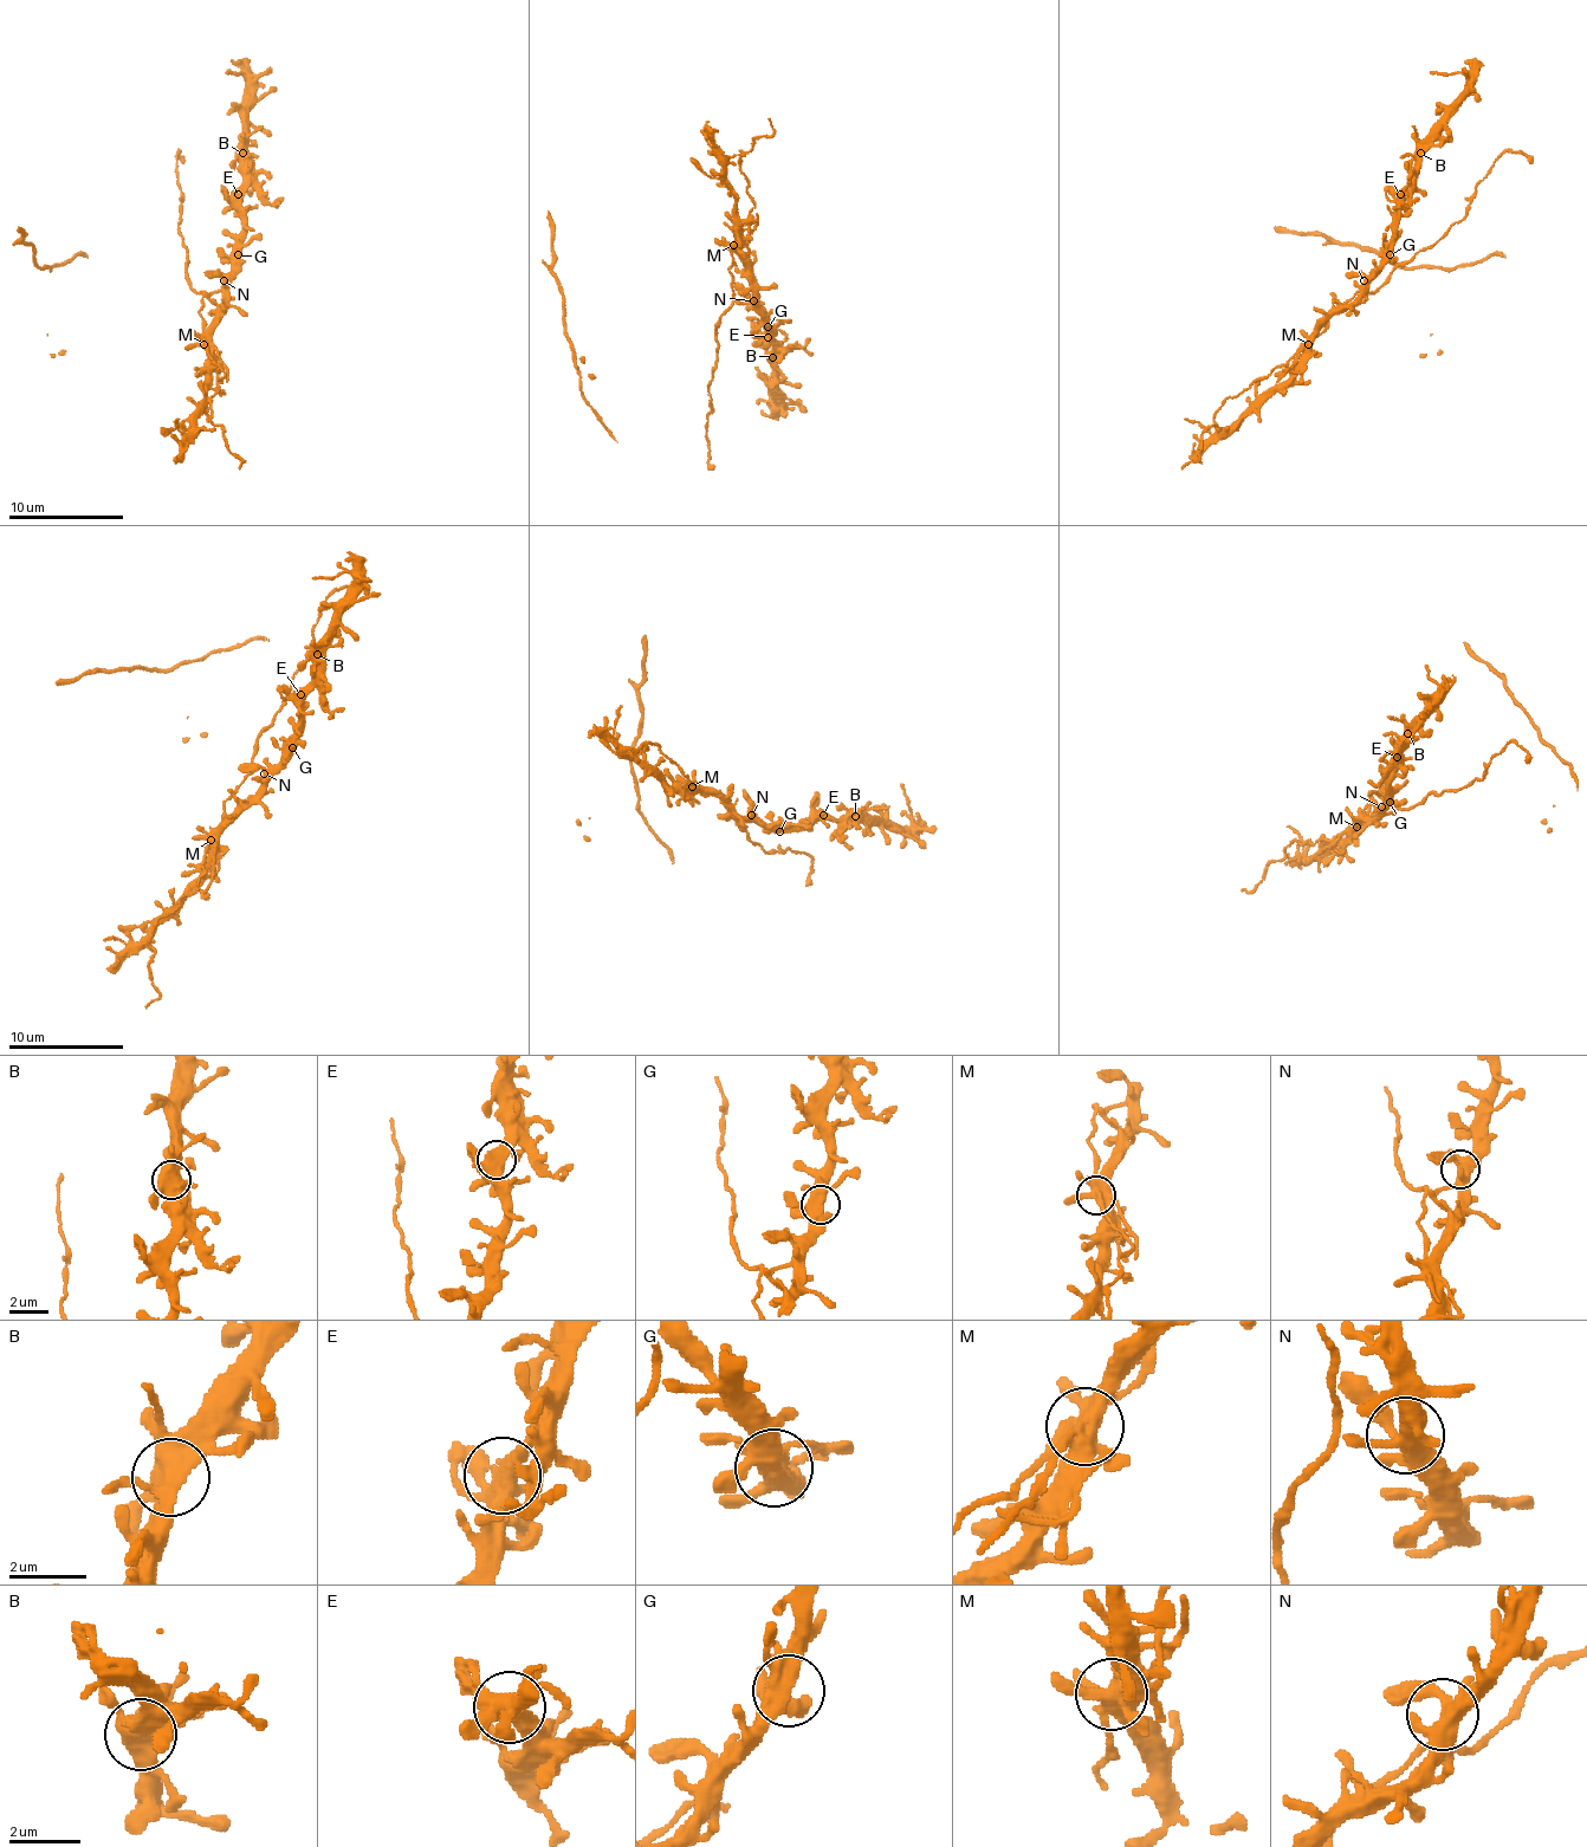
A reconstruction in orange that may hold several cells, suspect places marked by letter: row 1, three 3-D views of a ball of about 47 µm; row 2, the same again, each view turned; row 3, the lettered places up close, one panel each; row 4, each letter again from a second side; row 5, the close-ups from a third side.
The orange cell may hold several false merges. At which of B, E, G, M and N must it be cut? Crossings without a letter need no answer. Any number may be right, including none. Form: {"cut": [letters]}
{"cut": ["M"]}

